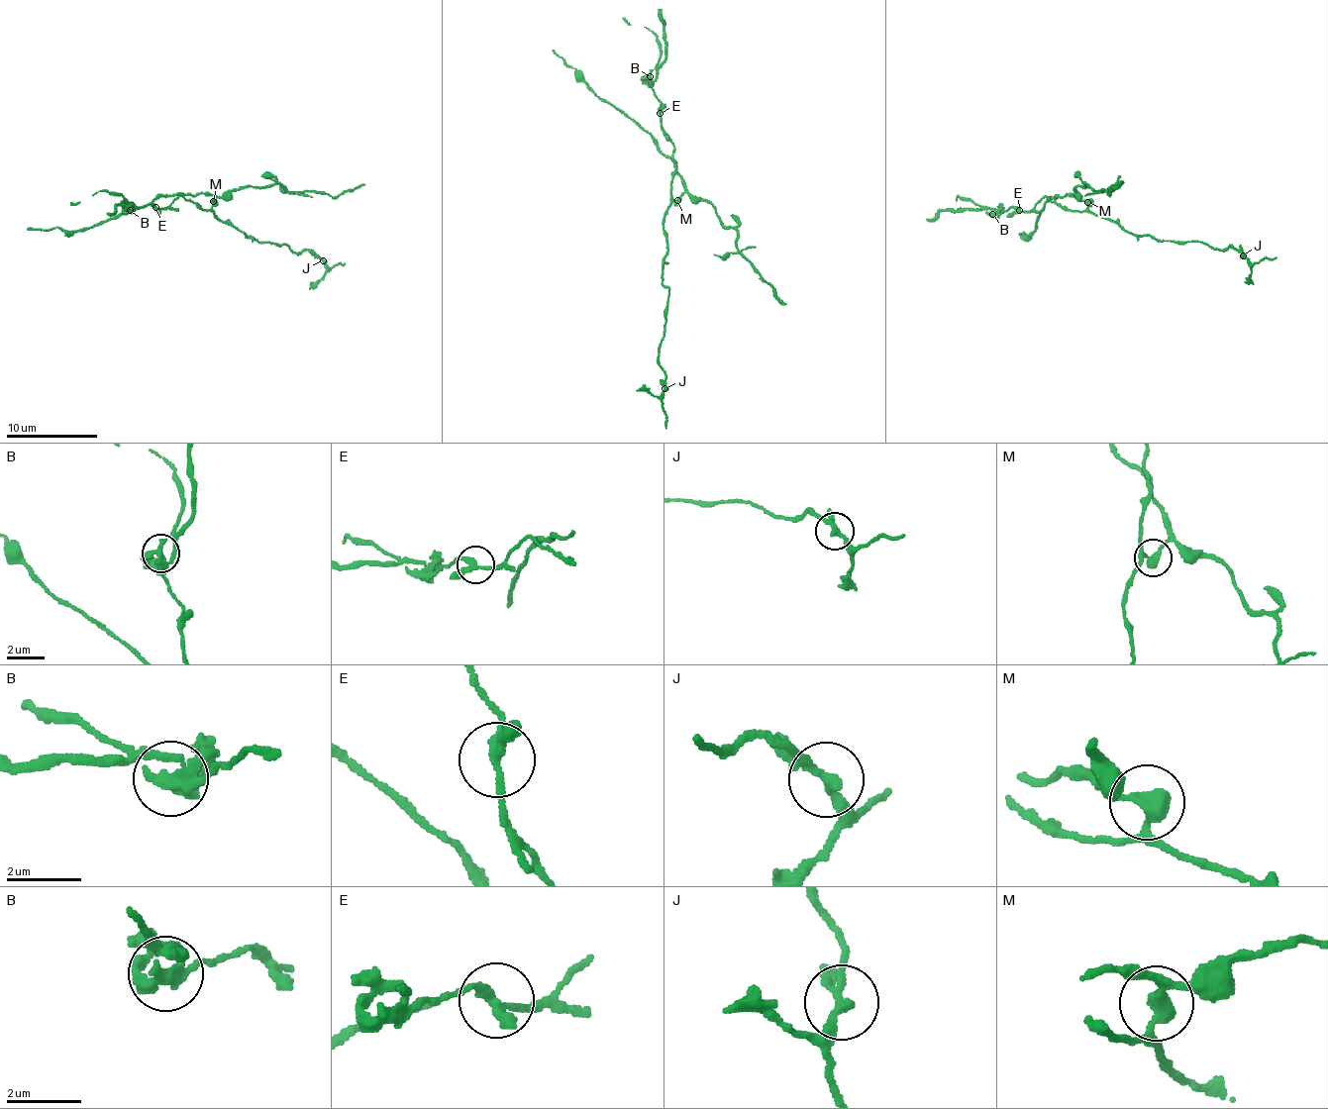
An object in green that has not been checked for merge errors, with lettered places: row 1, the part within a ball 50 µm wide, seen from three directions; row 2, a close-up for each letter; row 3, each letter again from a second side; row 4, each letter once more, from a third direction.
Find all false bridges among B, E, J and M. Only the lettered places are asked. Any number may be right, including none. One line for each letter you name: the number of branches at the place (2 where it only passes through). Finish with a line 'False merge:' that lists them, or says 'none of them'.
B: branches 4
M: branches 3
False merge: B, M

